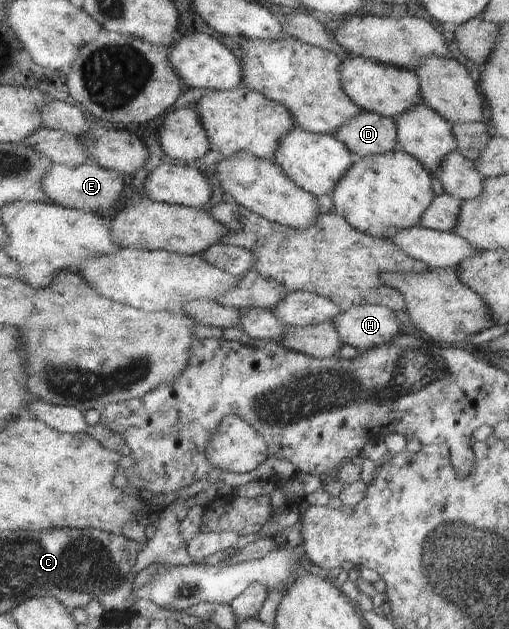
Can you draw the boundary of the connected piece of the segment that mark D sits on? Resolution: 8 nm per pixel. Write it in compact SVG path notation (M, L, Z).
M360 110L360 113L341 125L334 133L357 158L394 151L398 130L394 119Z

